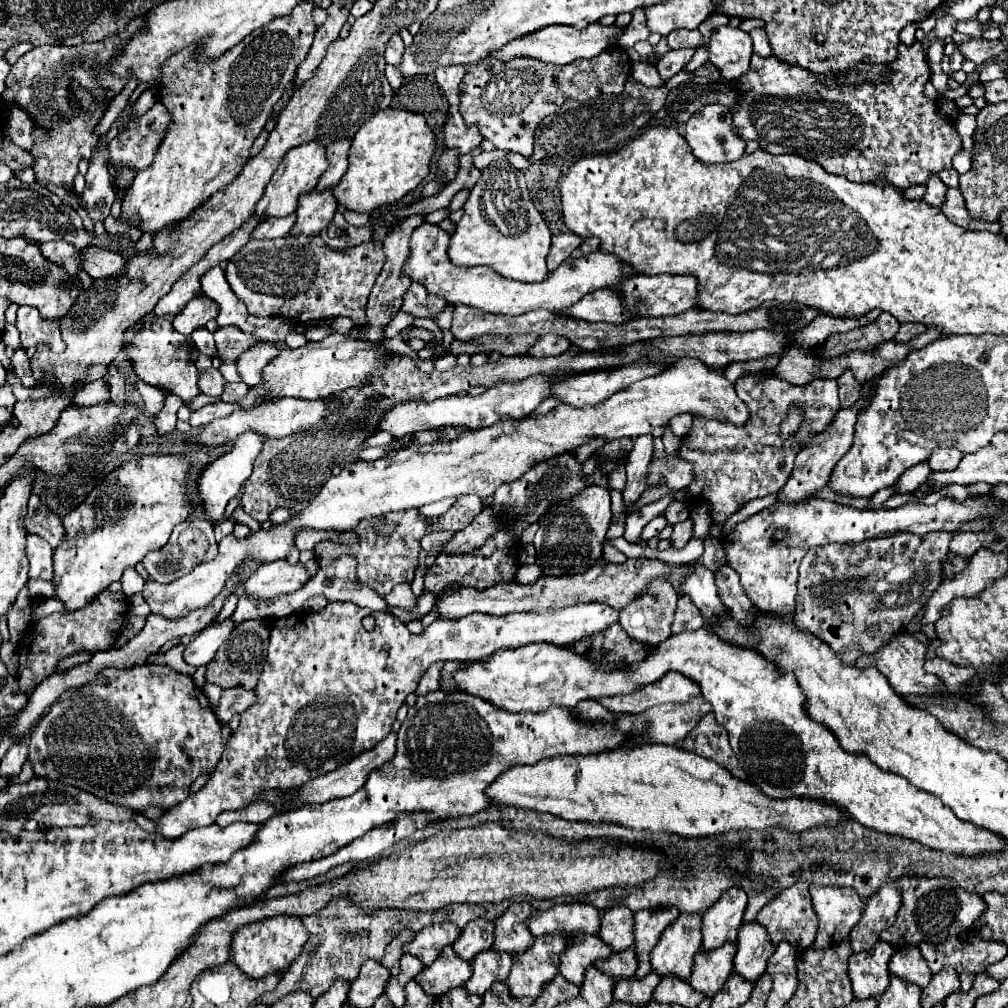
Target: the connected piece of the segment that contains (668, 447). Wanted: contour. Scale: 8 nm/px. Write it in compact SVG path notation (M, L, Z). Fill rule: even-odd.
M665 429L665 435L663 435L663 443L665 446L665 455L677 455L678 445L681 443L682 438L673 434L671 429Z

